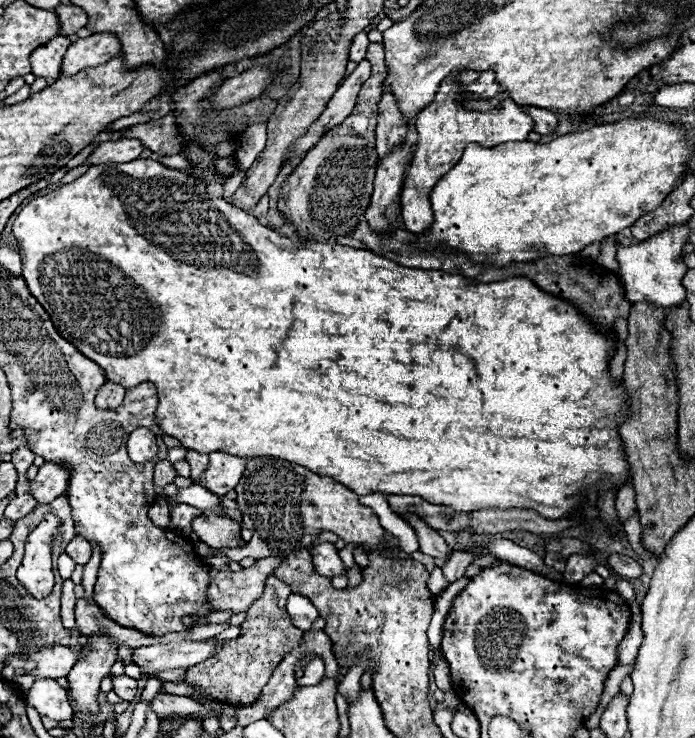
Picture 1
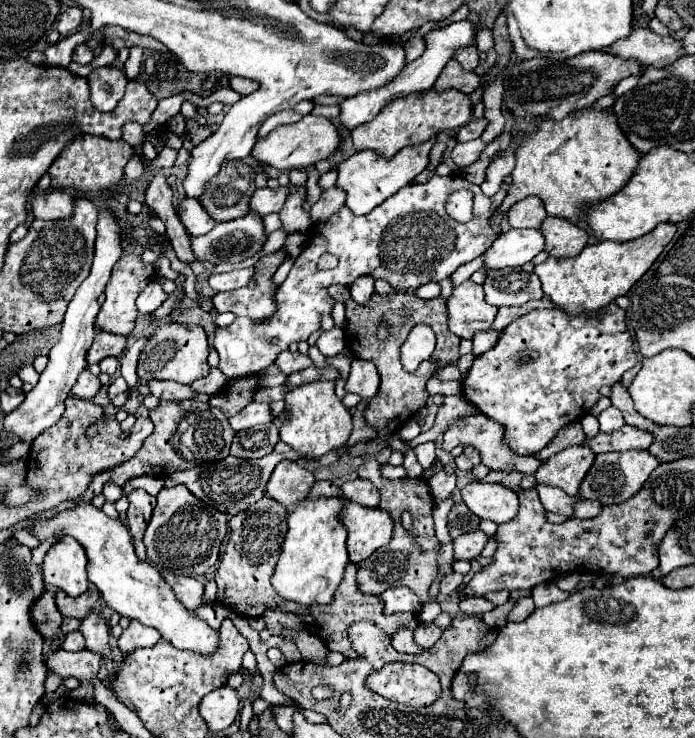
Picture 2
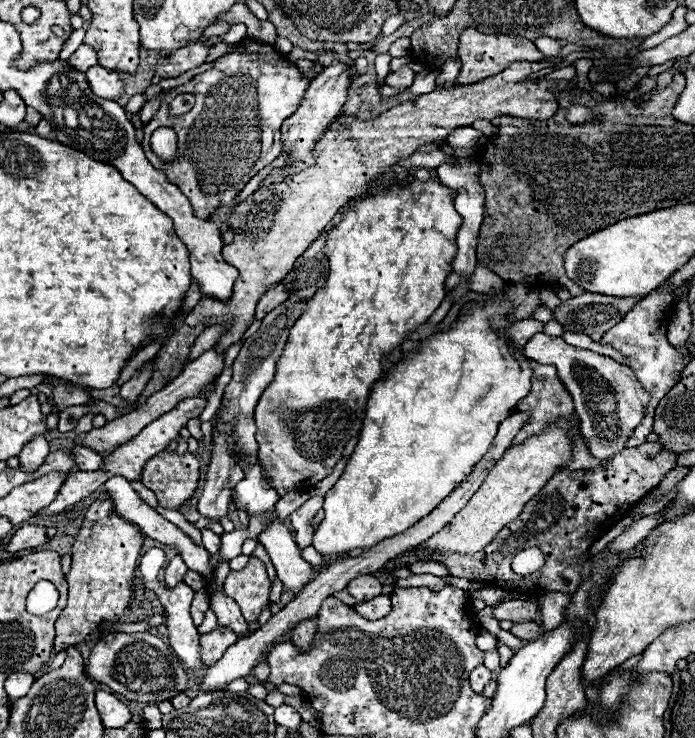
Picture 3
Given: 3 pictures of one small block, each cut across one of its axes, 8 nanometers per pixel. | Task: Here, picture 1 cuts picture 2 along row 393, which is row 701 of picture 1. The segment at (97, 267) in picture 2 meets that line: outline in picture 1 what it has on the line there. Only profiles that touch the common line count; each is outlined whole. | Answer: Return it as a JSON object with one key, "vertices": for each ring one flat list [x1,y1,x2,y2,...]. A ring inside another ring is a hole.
{"vertices":[[50,678,34,682,28,692,28,704,32,704,40,716,48,716,58,722,70,720,74,716,66,688,62,688,56,680]]}

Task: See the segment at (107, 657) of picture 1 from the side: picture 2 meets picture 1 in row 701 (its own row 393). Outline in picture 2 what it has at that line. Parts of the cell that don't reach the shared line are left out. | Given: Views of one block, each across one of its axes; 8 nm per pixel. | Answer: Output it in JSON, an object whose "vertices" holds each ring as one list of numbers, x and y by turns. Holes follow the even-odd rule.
{"vertices":[[84,370,80,376,78,376,78,382,74,384,72,388,72,396,76,398,84,398,84,400,90,400,98,394,100,390,100,380,98,376,90,374,90,370]]}

